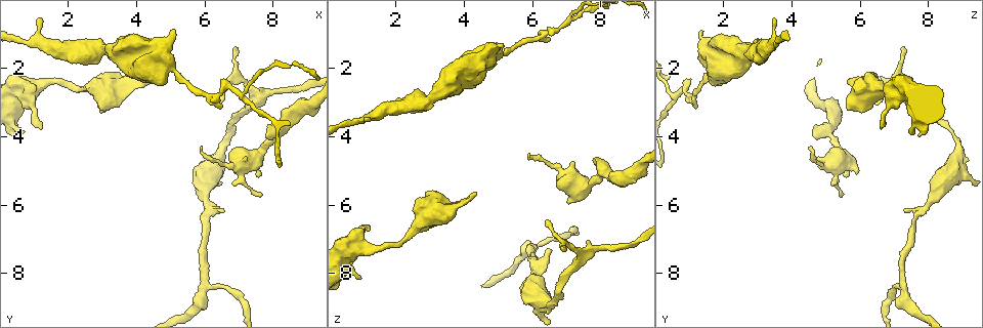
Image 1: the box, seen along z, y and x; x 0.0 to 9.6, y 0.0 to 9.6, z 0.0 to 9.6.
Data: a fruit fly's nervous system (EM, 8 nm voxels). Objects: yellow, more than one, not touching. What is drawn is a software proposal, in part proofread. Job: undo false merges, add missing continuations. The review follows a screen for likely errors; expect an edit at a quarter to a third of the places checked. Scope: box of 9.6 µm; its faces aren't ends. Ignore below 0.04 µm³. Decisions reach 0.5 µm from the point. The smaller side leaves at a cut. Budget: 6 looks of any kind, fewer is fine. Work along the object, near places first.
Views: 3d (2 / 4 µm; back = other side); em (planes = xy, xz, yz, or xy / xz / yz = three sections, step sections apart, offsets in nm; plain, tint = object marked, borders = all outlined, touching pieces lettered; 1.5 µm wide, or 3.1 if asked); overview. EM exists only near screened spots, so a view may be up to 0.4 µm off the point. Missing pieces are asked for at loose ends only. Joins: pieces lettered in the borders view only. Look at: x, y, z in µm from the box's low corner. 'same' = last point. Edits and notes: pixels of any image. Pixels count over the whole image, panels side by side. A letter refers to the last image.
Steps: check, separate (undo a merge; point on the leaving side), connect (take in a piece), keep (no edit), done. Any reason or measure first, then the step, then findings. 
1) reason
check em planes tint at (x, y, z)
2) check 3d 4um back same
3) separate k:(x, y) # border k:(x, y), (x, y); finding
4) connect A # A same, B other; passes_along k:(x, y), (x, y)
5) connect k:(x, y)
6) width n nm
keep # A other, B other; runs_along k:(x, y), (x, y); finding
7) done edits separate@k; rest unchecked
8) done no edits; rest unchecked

free end
check 3d 2um back at (6.60, 6.15, 7.30)

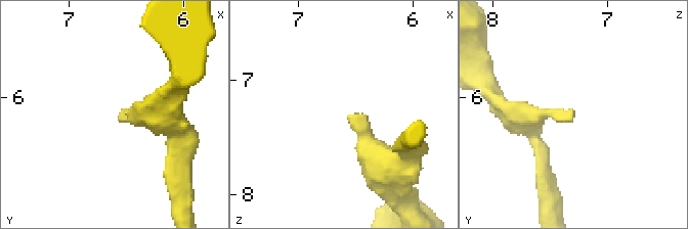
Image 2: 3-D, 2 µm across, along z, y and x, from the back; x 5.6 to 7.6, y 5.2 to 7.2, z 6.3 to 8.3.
check em planes borders at (6.54, 6.10, 7.32)

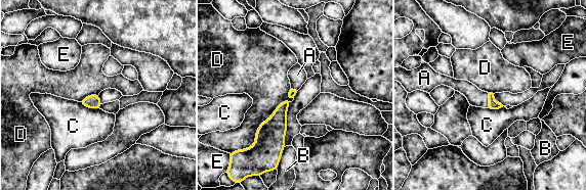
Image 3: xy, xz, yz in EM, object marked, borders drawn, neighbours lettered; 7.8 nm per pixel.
connect A # A same, B other, C other, D other, E other; passes_along 3:(493, 104), (489, 100), (475, 97); it goes on there

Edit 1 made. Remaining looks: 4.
tapers out
check 3d 2um at (5.85, 4.25, 4.50)

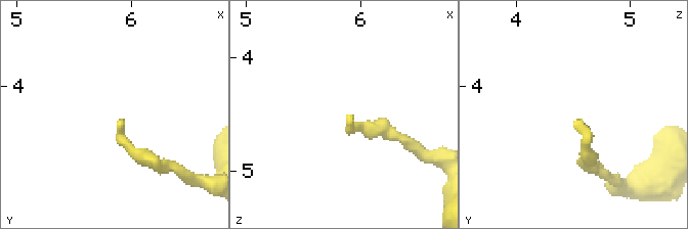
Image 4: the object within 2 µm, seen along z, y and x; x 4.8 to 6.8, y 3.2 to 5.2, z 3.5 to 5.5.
check em xy step 4 borders at (5.90, 4.32, 4.54)

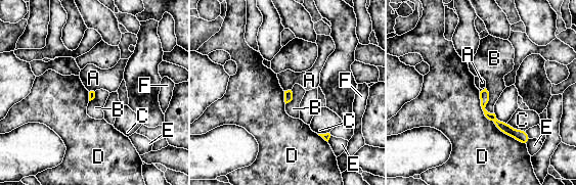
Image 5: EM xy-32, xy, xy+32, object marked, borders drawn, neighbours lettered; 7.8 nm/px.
check em planes borders same

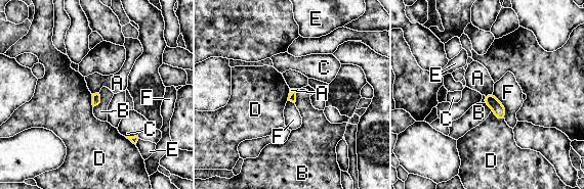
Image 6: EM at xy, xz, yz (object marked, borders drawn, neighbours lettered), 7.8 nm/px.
keep # A other, B other, C other, D other, E other, F other; none of them fits

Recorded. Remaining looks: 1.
free end
check em planes borders at (1.25, 3.80, 6.60)

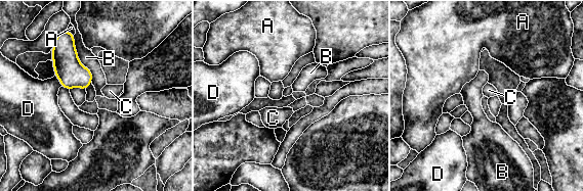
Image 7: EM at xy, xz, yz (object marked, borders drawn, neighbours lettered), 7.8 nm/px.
longest_contact B 400 nm
keep # A other, B other, C other, D other; none of them fits

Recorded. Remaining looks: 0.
done edits connect@3; rest unchecked

